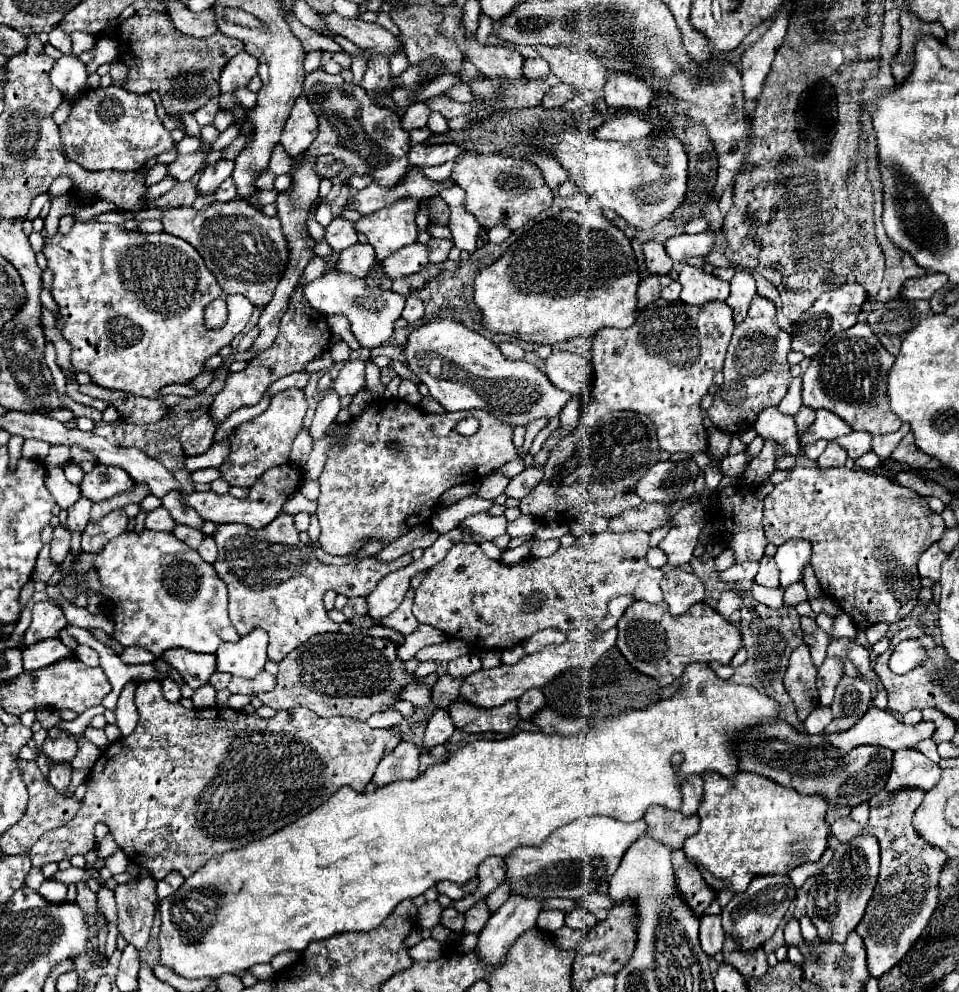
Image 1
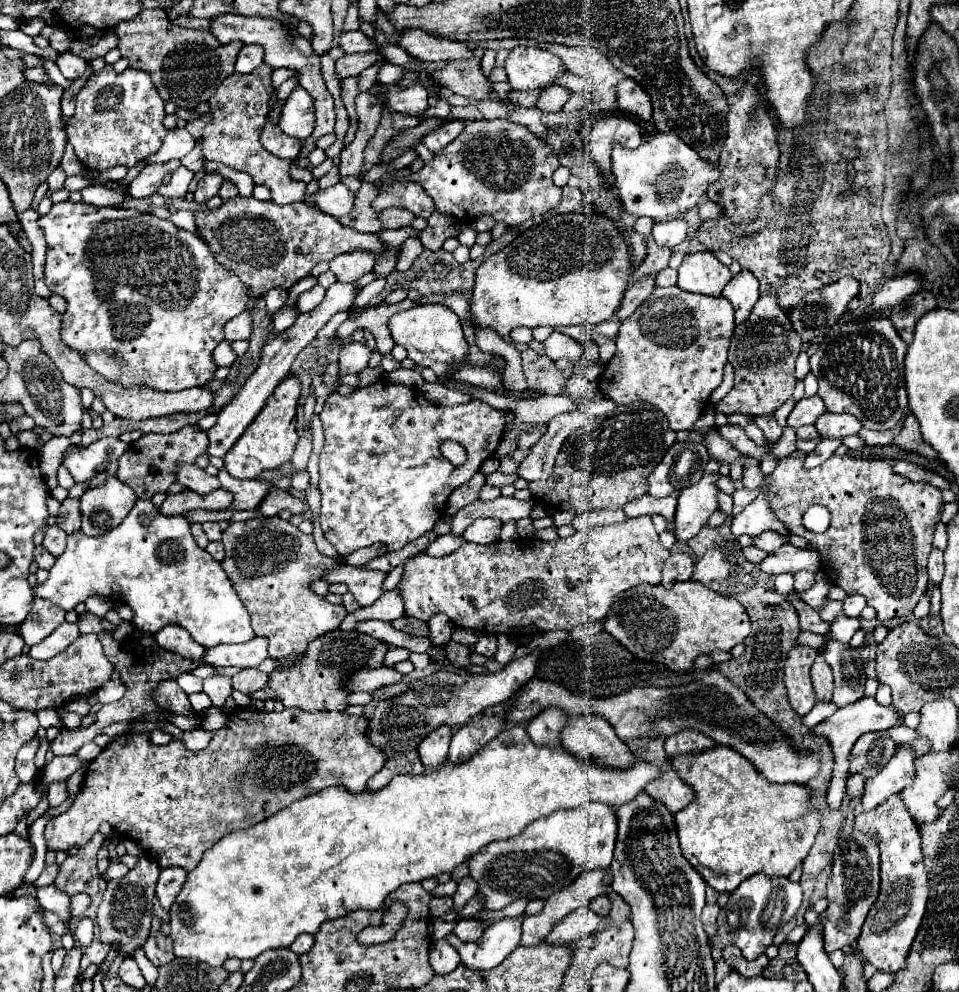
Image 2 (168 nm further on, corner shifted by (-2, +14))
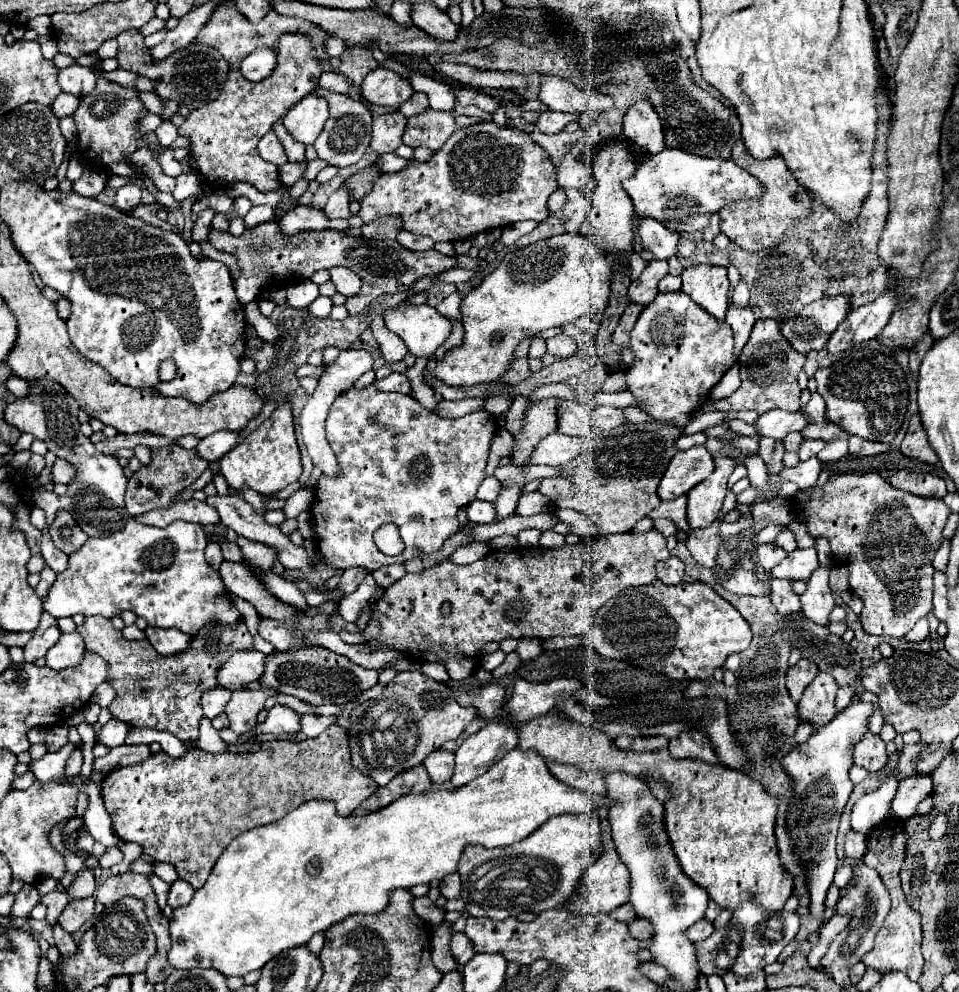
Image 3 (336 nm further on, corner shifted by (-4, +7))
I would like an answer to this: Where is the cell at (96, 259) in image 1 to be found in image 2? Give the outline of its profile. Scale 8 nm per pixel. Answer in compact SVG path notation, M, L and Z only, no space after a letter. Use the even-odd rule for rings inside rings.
M62 201L62 203L54 203L52 209L38 219L38 227L44 233L46 239L46 267L44 267L44 277L46 277L46 287L56 293L62 295L68 303L64 315L62 315L62 339L72 347L78 349L88 365L98 371L100 375L104 375L110 381L118 381L122 385L144 385L144 387L154 387L160 391L182 391L188 387L202 387L208 381L214 379L214 371L218 369L218 365L214 363L214 349L220 341L224 341L224 325L246 311L246 303L250 293L244 289L244 285L240 283L240 279L230 273L228 269L224 269L212 255L212 251L208 249L208 245L194 233L188 233L184 229L178 229L172 221L168 219L158 219L150 213L140 213L134 209L120 209L120 207L94 207L88 205L84 201L74 203L74 201Z

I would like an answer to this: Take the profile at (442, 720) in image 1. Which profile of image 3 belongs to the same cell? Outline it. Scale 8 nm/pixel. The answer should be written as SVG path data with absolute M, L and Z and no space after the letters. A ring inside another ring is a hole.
M440 748L432 754L428 754L422 764L428 770L428 776L434 784L448 782L452 778L452 772L454 772L454 752Z

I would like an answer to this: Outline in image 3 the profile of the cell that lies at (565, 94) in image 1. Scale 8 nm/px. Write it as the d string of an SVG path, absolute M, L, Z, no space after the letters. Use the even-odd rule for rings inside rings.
M544 110L540 112L540 118L536 122L536 128L540 132L546 132L546 134L554 134L554 132L560 132L568 122L572 120L578 120L578 116L574 112L554 112L554 110Z

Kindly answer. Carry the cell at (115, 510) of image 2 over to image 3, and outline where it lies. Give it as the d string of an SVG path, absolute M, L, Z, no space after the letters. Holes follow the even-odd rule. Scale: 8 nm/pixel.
M36 378L28 380L30 394L24 398L16 398L4 410L4 420L20 428L20 432L34 434L38 440L48 444L48 450L54 452L58 458L64 458L74 464L78 476L72 484L68 484L68 492L64 496L56 496L48 490L34 490L34 504L46 512L48 524L52 524L58 510L68 510L76 518L78 526L88 536L110 536L124 528L128 512L124 508L124 492L126 492L126 476L118 464L118 460L110 454L96 452L94 444L88 436L80 432L78 422L78 402L66 392L64 386L50 378Z

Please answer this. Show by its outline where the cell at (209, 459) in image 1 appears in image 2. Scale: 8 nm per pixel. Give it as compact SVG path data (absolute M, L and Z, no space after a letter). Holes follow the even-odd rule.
M366 273L364 277L360 277L360 279L356 281L356 283L358 283L358 289L354 289L352 283L334 283L334 285L326 291L324 301L322 301L316 309L312 309L312 311L308 311L308 313L300 313L300 315L296 317L296 321L294 321L292 327L288 327L286 331L282 331L282 335L274 337L274 339L264 347L260 365L258 365L258 369L254 371L254 375L246 381L246 385L244 385L242 391L234 397L234 401L232 401L226 409L222 409L222 411L218 413L216 425L206 433L208 439L210 439L208 455L212 455L212 457L224 457L224 455L230 451L230 447L238 441L238 437L244 433L244 429L246 429L246 427L254 421L254 417L260 413L260 409L264 407L266 399L272 395L274 387L290 373L290 367L292 367L296 355L298 355L306 345L310 345L310 341L316 337L316 333L324 327L324 323L326 323L334 313L338 313L338 311L350 311L350 305L352 305L352 301L354 301L354 297L358 295L358 291L360 291L364 285L368 285L370 281L374 281L374 279L376 279L374 273Z

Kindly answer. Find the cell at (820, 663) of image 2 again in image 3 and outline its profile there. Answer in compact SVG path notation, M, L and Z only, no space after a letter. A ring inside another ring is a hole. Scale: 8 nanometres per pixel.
M820 672L804 690L804 696L796 706L798 716L816 726L824 726L826 722L830 722L836 716L836 708L834 708L836 690L838 688L832 676Z

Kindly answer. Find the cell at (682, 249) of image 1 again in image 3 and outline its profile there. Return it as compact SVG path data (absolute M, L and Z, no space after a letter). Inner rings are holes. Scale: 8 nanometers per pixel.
M640 220L638 226L640 242L646 250L650 250L656 258L670 258L676 254L678 248L678 232L668 230L658 220Z

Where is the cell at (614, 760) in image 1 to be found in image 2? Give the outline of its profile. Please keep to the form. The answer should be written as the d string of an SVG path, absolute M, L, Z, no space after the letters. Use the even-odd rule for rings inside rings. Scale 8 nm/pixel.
M514 725L504 729L494 741L490 741L486 747L482 747L470 761L454 765L450 761L446 761L444 765L440 765L436 771L426 773L426 775L396 775L384 789L376 791L376 793L346 793L344 787L328 787L324 791L318 791L310 797L302 797L296 803L288 805L286 809L280 809L276 815L268 817L266 821L252 825L248 829L240 829L234 833L228 833L224 839L220 839L212 849L208 849L202 857L202 861L198 863L198 867L188 873L188 879L182 887L182 893L178 895L178 899L174 901L172 909L170 909L170 937L174 941L174 955L176 957L184 957L184 959L200 959L212 967L220 967L224 965L226 959L238 957L238 959L256 959L260 953L268 951L268 949L278 949L278 947L290 947L294 943L294 939L302 933L318 933L320 925L324 921L332 921L336 917L344 917L350 911L356 909L366 909L366 911L378 911L384 905L384 899L388 893L396 891L400 885L406 883L416 883L416 881L424 881L428 877L436 877L440 873L452 873L452 869L460 863L464 863L472 853L480 851L482 845L488 845L490 841L500 841L500 839L510 839L516 837L524 831L524 827L540 817L546 817L548 813L554 813L558 809L572 809L572 807L580 807L584 803L608 803L608 805L622 805L632 801L646 783L650 783L652 779L660 777L660 769L652 763L646 761L636 761L634 767L630 769L606 769L600 765L592 765L586 761L578 761L576 755L570 755L564 749L548 749L548 747L538 747L530 741L528 733L524 727Z

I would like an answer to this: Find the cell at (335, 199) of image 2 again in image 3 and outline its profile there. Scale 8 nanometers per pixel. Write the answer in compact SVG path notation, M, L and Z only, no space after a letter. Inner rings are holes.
M298 204L292 212L288 212L288 216L284 216L280 220L280 230L286 232L288 236L302 232L302 230L320 230L320 228L346 230L348 220L344 220L344 218L332 220L326 216L324 210L318 210L314 206L302 206L302 204Z

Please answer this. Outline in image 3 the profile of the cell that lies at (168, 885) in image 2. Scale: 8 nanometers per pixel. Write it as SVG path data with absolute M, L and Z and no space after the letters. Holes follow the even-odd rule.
M176 880L170 884L170 894L168 894L168 906L170 908L178 908L178 906L184 906L192 900L192 894L194 894L194 888L184 882L184 880Z

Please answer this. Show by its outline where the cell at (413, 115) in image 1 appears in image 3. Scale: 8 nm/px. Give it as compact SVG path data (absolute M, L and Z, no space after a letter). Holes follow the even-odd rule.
M378 66L374 72L370 72L364 78L360 92L368 102L372 102L376 106L390 106L394 110L398 110L414 94L414 90L406 78L402 78L396 72L386 70L382 66Z

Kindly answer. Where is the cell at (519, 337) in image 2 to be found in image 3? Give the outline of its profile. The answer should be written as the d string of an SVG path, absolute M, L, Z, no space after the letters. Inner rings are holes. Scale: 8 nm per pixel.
M528 336L526 340L530 342L530 356L532 356L532 358L542 358L544 352L546 352L546 342L544 342L544 338L540 338L540 336Z

